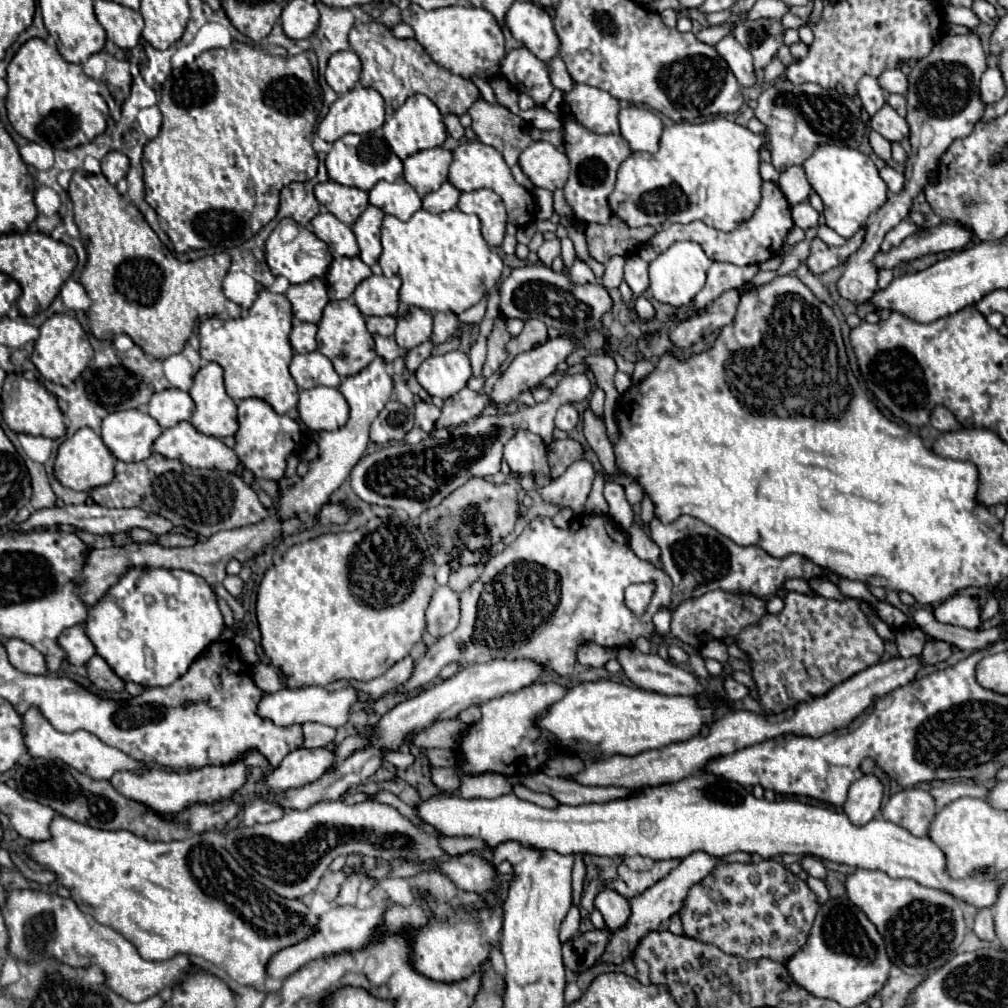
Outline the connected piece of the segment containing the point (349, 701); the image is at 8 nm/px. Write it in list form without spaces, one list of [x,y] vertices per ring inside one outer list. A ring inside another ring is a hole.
[[[306,686],[306,688],[284,688],[276,694],[268,694],[258,704],[258,714],[270,718],[276,726],[290,726],[290,724],[304,724],[304,722],[320,722],[332,728],[340,728],[348,722],[348,714],[352,704],[358,702],[358,690],[348,686],[336,692],[328,692],[322,686]]]

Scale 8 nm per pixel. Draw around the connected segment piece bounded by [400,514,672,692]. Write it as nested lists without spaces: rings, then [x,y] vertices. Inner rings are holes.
[[[584,514],[580,516],[580,522],[574,520],[572,528],[566,530],[556,528],[550,518],[536,518],[524,528],[524,532],[512,544],[504,548],[504,552],[490,558],[480,578],[472,586],[460,592],[458,628],[452,634],[438,638],[428,648],[426,656],[416,662],[410,680],[400,688],[400,692],[410,692],[436,680],[440,670],[450,662],[476,664],[498,658],[504,660],[534,658],[536,662],[546,664],[548,670],[560,676],[570,676],[574,670],[576,650],[580,644],[594,642],[604,648],[622,648],[632,646],[638,636],[656,640],[658,634],[652,624],[652,616],[660,606],[666,606],[670,610],[670,596],[672,596],[670,576],[666,576],[664,570],[652,566],[650,562],[640,560],[632,552],[626,536],[610,522],[610,518]],[[642,582],[652,582],[656,590],[646,612],[642,616],[634,616],[630,608],[626,608],[624,590],[630,584]]]

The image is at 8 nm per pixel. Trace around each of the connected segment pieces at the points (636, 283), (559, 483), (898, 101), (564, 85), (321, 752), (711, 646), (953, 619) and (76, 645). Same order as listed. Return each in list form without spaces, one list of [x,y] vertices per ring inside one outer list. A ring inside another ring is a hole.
[[[630,256],[624,266],[624,280],[636,296],[648,288],[648,264],[640,256]]]
[[[582,458],[570,464],[570,468],[556,480],[552,480],[548,486],[540,488],[540,494],[562,508],[572,508],[574,512],[584,510],[584,502],[590,494],[592,480],[594,480],[594,466],[590,460]]]
[[[890,94],[890,96],[886,98],[886,102],[888,102],[900,116],[906,114],[906,98],[904,98],[902,94]]]
[[[554,56],[550,62],[548,62],[548,72],[550,72],[550,82],[554,88],[562,90],[562,92],[568,92],[572,90],[574,86],[574,80],[570,78],[570,74],[566,72],[566,66],[562,62],[560,56]]]
[[[300,748],[290,752],[282,764],[266,776],[266,784],[276,790],[300,788],[302,784],[312,784],[320,776],[324,776],[336,764],[336,754],[330,748]]]
[[[710,640],[708,644],[702,646],[700,654],[702,654],[702,658],[714,658],[714,660],[718,660],[720,664],[726,664],[726,660],[728,660],[726,644],[724,644],[722,640]]]
[[[954,594],[944,604],[934,608],[934,616],[938,622],[962,626],[968,630],[978,630],[982,626],[982,606],[974,596]]]
[[[76,624],[68,630],[64,630],[58,638],[58,644],[64,648],[68,662],[74,666],[86,664],[86,660],[90,660],[96,654],[94,644],[90,644],[90,638],[86,636],[84,624]]]

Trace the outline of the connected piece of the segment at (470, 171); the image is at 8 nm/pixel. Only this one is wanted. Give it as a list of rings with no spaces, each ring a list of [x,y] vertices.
[[[478,140],[474,142],[464,142],[460,144],[456,150],[454,150],[454,160],[452,160],[452,166],[450,166],[450,176],[448,180],[462,192],[474,192],[474,190],[480,190],[480,188],[488,188],[488,190],[494,190],[506,204],[506,212],[508,212],[508,222],[514,224],[514,226],[526,226],[534,220],[534,214],[536,214],[536,204],[534,204],[534,198],[532,194],[522,188],[520,184],[516,184],[516,180],[512,178],[512,172],[510,168],[506,166],[502,154],[492,148],[492,146],[486,146]]]

